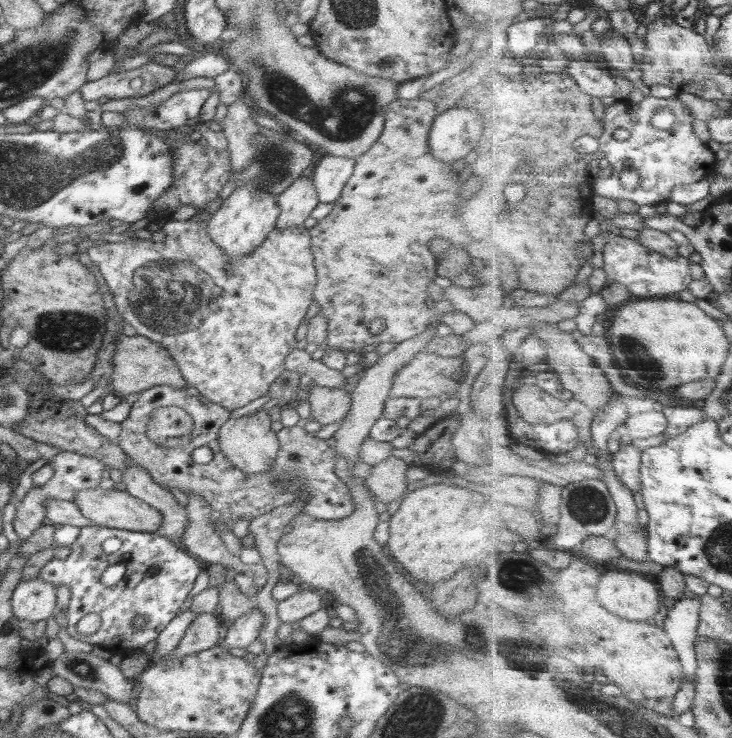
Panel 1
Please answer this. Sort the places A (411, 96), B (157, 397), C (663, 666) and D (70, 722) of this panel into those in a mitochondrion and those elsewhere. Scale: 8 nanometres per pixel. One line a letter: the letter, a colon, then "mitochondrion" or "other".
A: other
B: other
C: other
D: other

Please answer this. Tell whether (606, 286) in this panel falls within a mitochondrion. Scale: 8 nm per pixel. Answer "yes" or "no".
no

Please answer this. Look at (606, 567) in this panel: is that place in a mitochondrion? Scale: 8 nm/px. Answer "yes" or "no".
no

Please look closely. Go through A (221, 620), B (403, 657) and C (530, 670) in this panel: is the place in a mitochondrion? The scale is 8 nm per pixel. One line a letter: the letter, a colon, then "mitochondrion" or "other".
A: other
B: mitochondrion
C: mitochondrion

